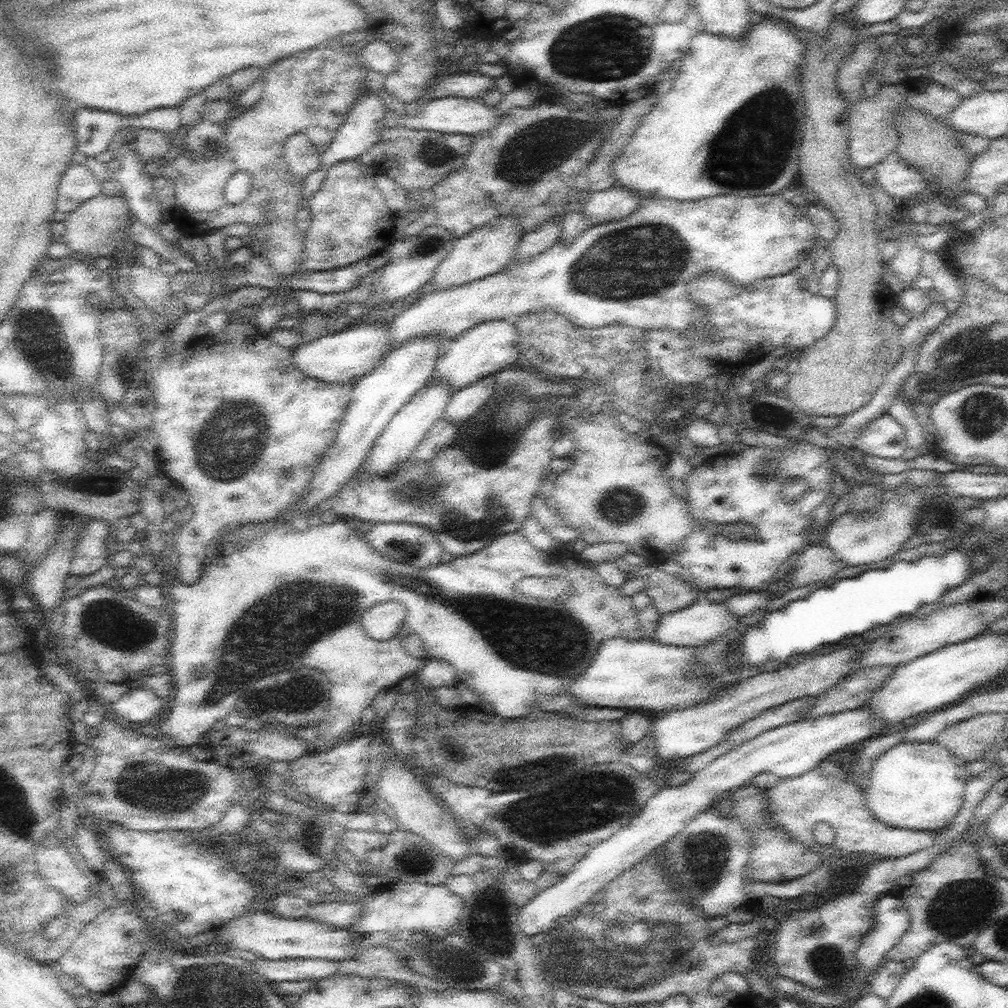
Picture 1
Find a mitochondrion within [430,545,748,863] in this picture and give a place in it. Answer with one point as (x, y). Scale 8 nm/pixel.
(618, 794)

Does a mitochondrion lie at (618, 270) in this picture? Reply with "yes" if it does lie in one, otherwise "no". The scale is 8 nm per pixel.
yes

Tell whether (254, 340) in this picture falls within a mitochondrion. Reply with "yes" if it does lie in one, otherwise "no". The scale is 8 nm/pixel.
no

